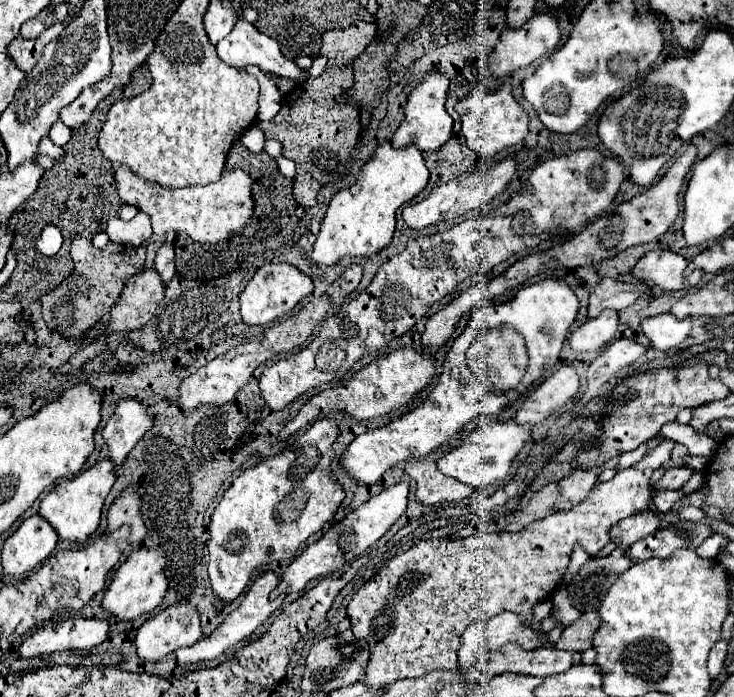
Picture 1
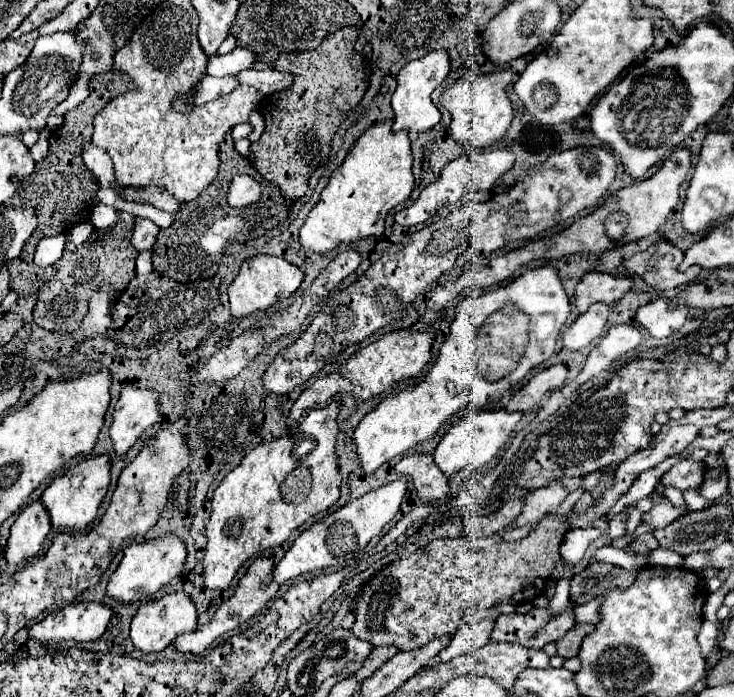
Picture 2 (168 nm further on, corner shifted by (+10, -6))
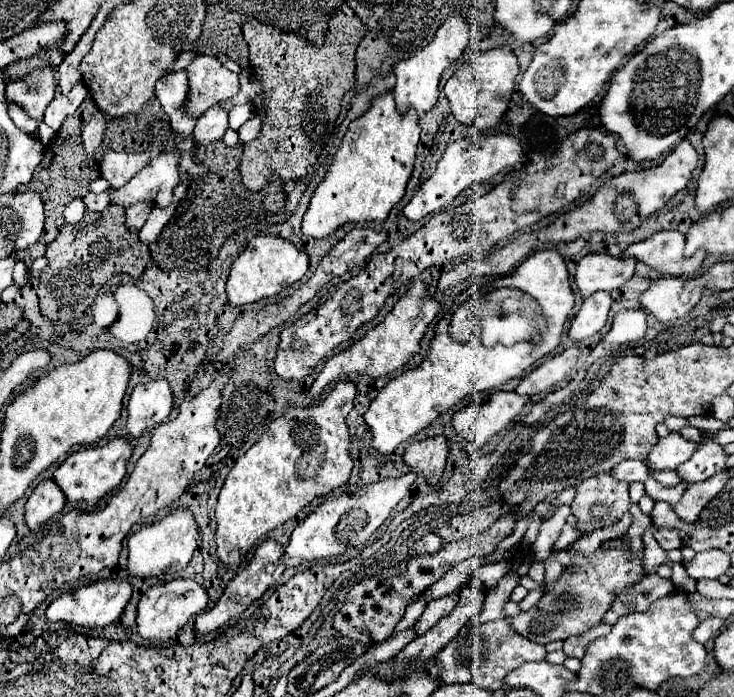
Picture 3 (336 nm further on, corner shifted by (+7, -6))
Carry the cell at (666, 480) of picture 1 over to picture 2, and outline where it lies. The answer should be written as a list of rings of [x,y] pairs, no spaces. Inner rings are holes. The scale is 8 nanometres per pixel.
[[[682,460],[678,464],[674,464],[664,476],[662,476],[662,484],[664,486],[674,486],[678,490],[688,490],[688,488],[700,488],[704,482],[704,474],[706,474],[706,466],[704,462],[696,462],[696,460]]]

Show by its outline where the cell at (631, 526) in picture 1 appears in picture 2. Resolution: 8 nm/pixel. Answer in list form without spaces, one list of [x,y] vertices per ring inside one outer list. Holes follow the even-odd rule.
[[[662,498],[650,512],[642,514],[642,522],[652,524],[654,528],[664,528],[672,524],[676,518],[680,518],[686,510],[686,506],[674,506],[668,498]]]

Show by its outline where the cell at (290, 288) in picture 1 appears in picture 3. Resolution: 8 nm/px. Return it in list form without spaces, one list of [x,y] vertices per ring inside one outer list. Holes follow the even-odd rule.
[[[255,236],[245,252],[233,262],[227,278],[227,296],[233,306],[245,306],[263,298],[281,294],[285,288],[299,282],[309,268],[307,254],[299,252],[289,240],[277,236]]]

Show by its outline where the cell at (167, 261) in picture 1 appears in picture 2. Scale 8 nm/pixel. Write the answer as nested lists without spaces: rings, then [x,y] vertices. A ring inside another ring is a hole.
[[[134,218],[130,242],[132,242],[138,250],[148,250],[148,248],[154,246],[158,230],[160,230],[160,228],[158,228],[152,220],[148,220],[148,218]]]

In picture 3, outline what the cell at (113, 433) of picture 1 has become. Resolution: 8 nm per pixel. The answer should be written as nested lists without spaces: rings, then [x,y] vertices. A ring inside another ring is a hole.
[[[165,380],[137,384],[127,404],[127,430],[131,438],[139,438],[143,430],[161,424],[173,408],[173,392]]]

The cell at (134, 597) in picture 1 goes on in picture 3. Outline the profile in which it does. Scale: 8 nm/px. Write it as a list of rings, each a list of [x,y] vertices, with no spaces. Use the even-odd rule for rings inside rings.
[[[175,510],[163,520],[143,526],[129,538],[129,578],[145,578],[147,574],[165,574],[167,570],[179,572],[183,570],[197,548],[197,524],[187,510]]]

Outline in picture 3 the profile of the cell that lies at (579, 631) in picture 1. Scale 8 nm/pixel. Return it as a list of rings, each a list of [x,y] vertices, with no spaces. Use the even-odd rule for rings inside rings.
[[[599,624],[599,626],[591,628],[591,630],[587,630],[587,634],[571,636],[571,638],[567,638],[567,640],[565,640],[563,652],[565,652],[567,656],[573,656],[573,658],[583,658],[587,644],[589,644],[589,642],[593,642],[595,638],[603,636],[603,634],[609,634],[609,630],[611,630],[611,626],[609,626],[609,624]]]

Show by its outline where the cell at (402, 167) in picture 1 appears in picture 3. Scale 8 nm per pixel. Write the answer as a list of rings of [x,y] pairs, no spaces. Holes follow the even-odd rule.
[[[391,94],[375,98],[371,108],[351,122],[327,176],[317,186],[303,216],[303,234],[321,240],[337,232],[343,224],[385,222],[391,208],[405,196],[413,172],[419,132],[417,114],[399,114]]]

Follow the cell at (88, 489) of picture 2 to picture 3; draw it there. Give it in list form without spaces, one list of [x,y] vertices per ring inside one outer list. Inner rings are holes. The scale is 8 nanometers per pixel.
[[[113,438],[109,444],[101,448],[87,448],[71,454],[53,474],[53,480],[57,486],[63,490],[65,498],[69,504],[79,504],[85,502],[89,506],[95,506],[107,492],[111,492],[115,486],[121,484],[125,476],[125,464],[131,456],[133,444],[123,440],[123,438]]]

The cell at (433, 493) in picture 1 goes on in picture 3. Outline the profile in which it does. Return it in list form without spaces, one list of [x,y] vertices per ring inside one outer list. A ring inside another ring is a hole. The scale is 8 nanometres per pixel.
[[[443,436],[427,438],[423,442],[411,444],[403,454],[405,464],[413,472],[421,472],[429,486],[437,486],[447,460],[447,440]]]

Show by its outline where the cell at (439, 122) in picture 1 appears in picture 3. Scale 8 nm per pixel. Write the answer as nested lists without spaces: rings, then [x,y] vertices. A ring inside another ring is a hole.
[[[455,12],[451,16],[451,28],[439,28],[439,32],[435,34],[435,38],[433,38],[433,42],[429,46],[425,46],[423,50],[415,52],[407,60],[401,60],[395,66],[397,86],[393,90],[393,96],[395,96],[395,102],[397,102],[397,110],[401,114],[407,114],[409,110],[417,110],[419,114],[425,114],[437,104],[437,98],[439,98],[437,86],[439,86],[441,74],[457,58],[461,58],[463,48],[467,46],[467,40],[469,40],[469,26],[467,26],[465,18],[459,12]]]

